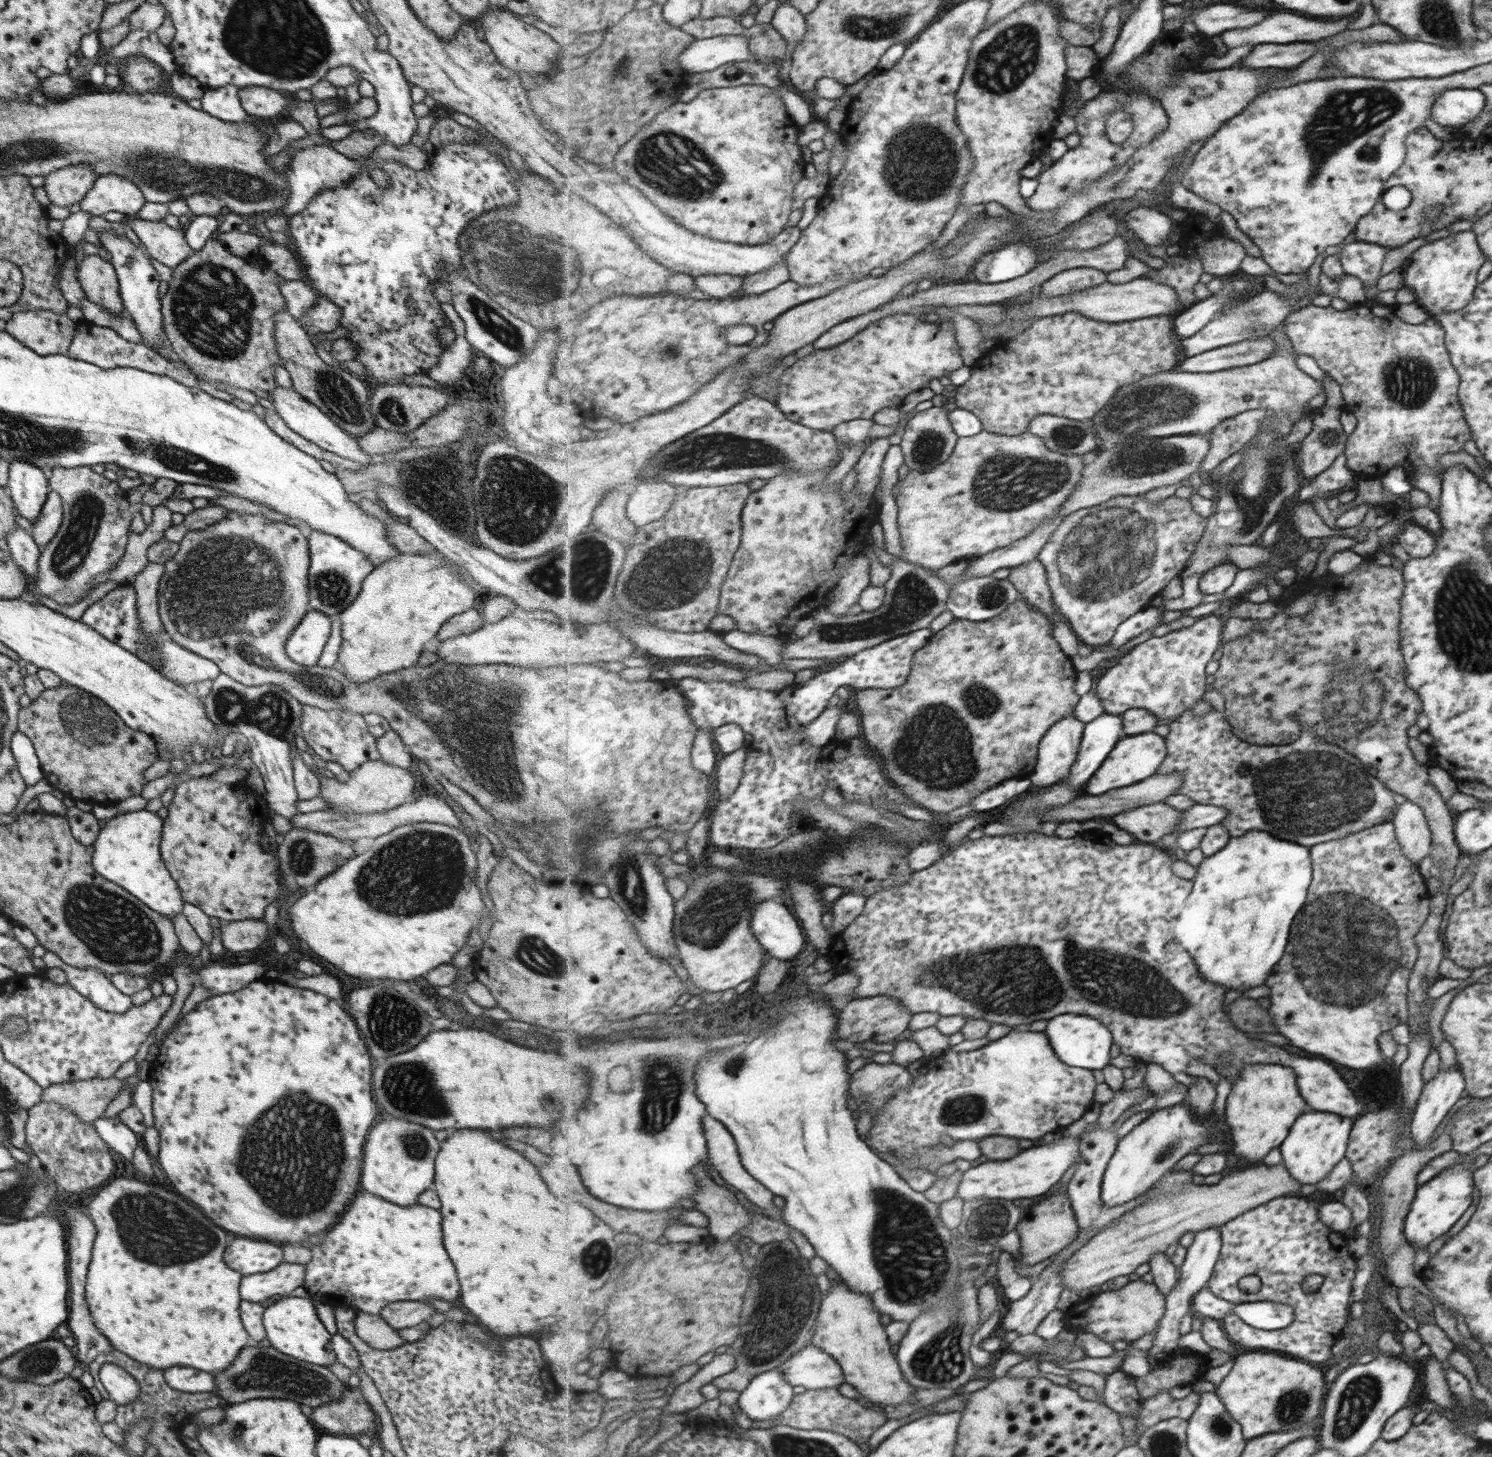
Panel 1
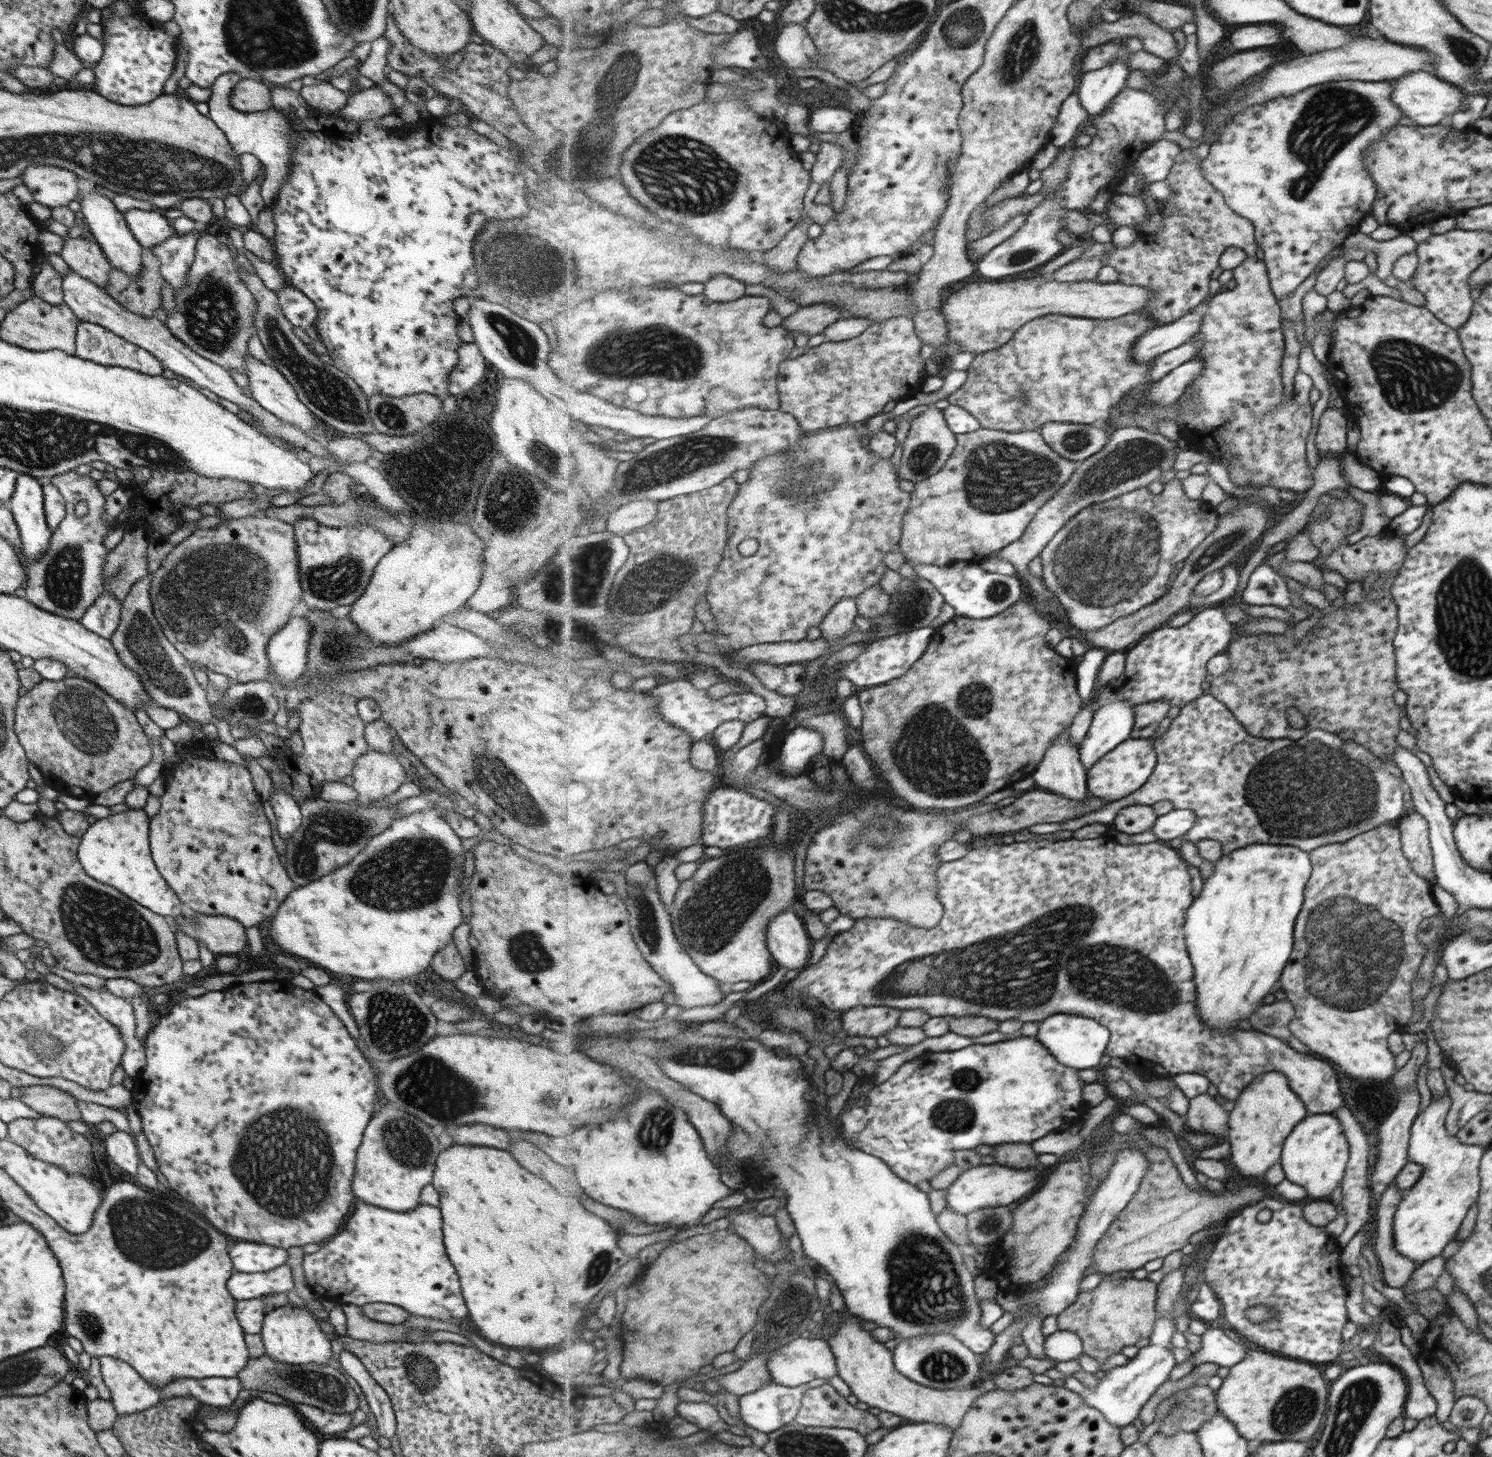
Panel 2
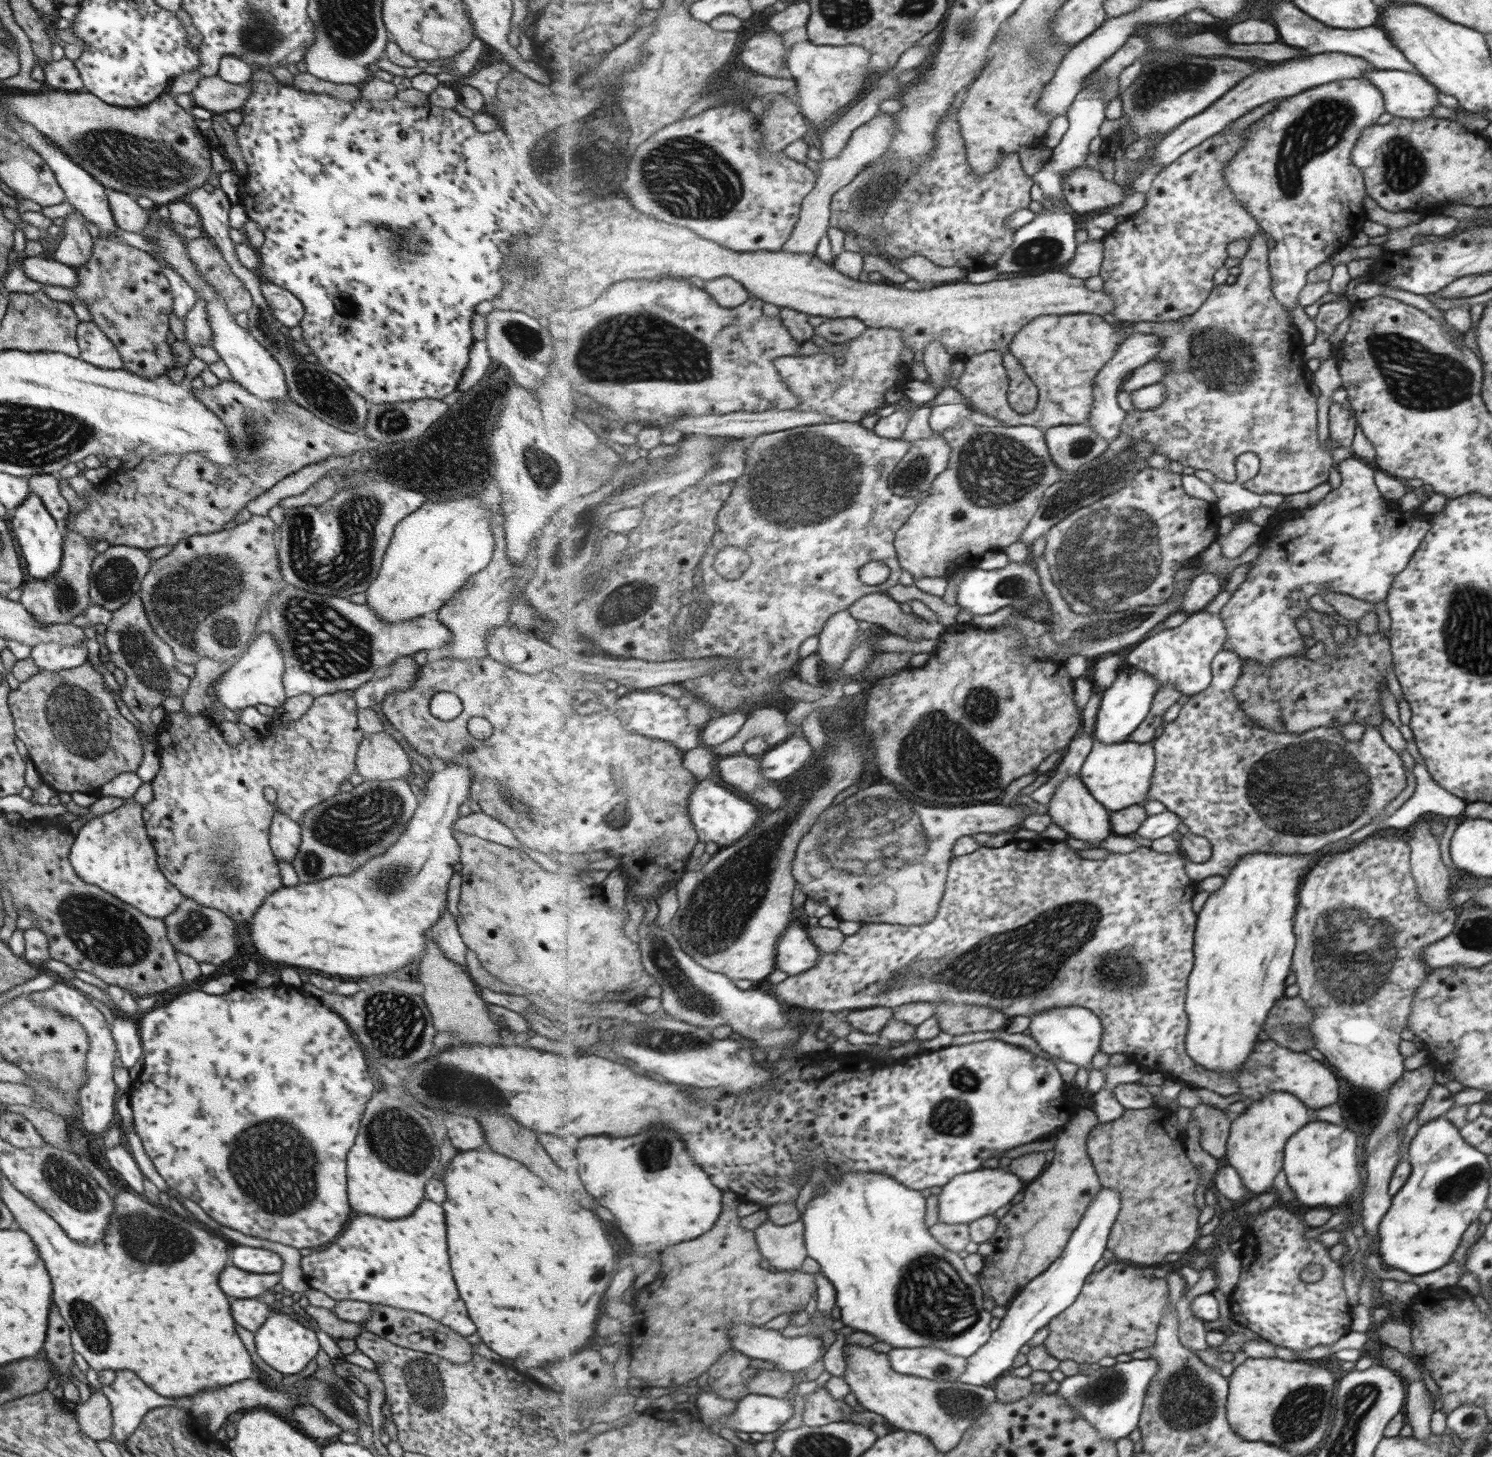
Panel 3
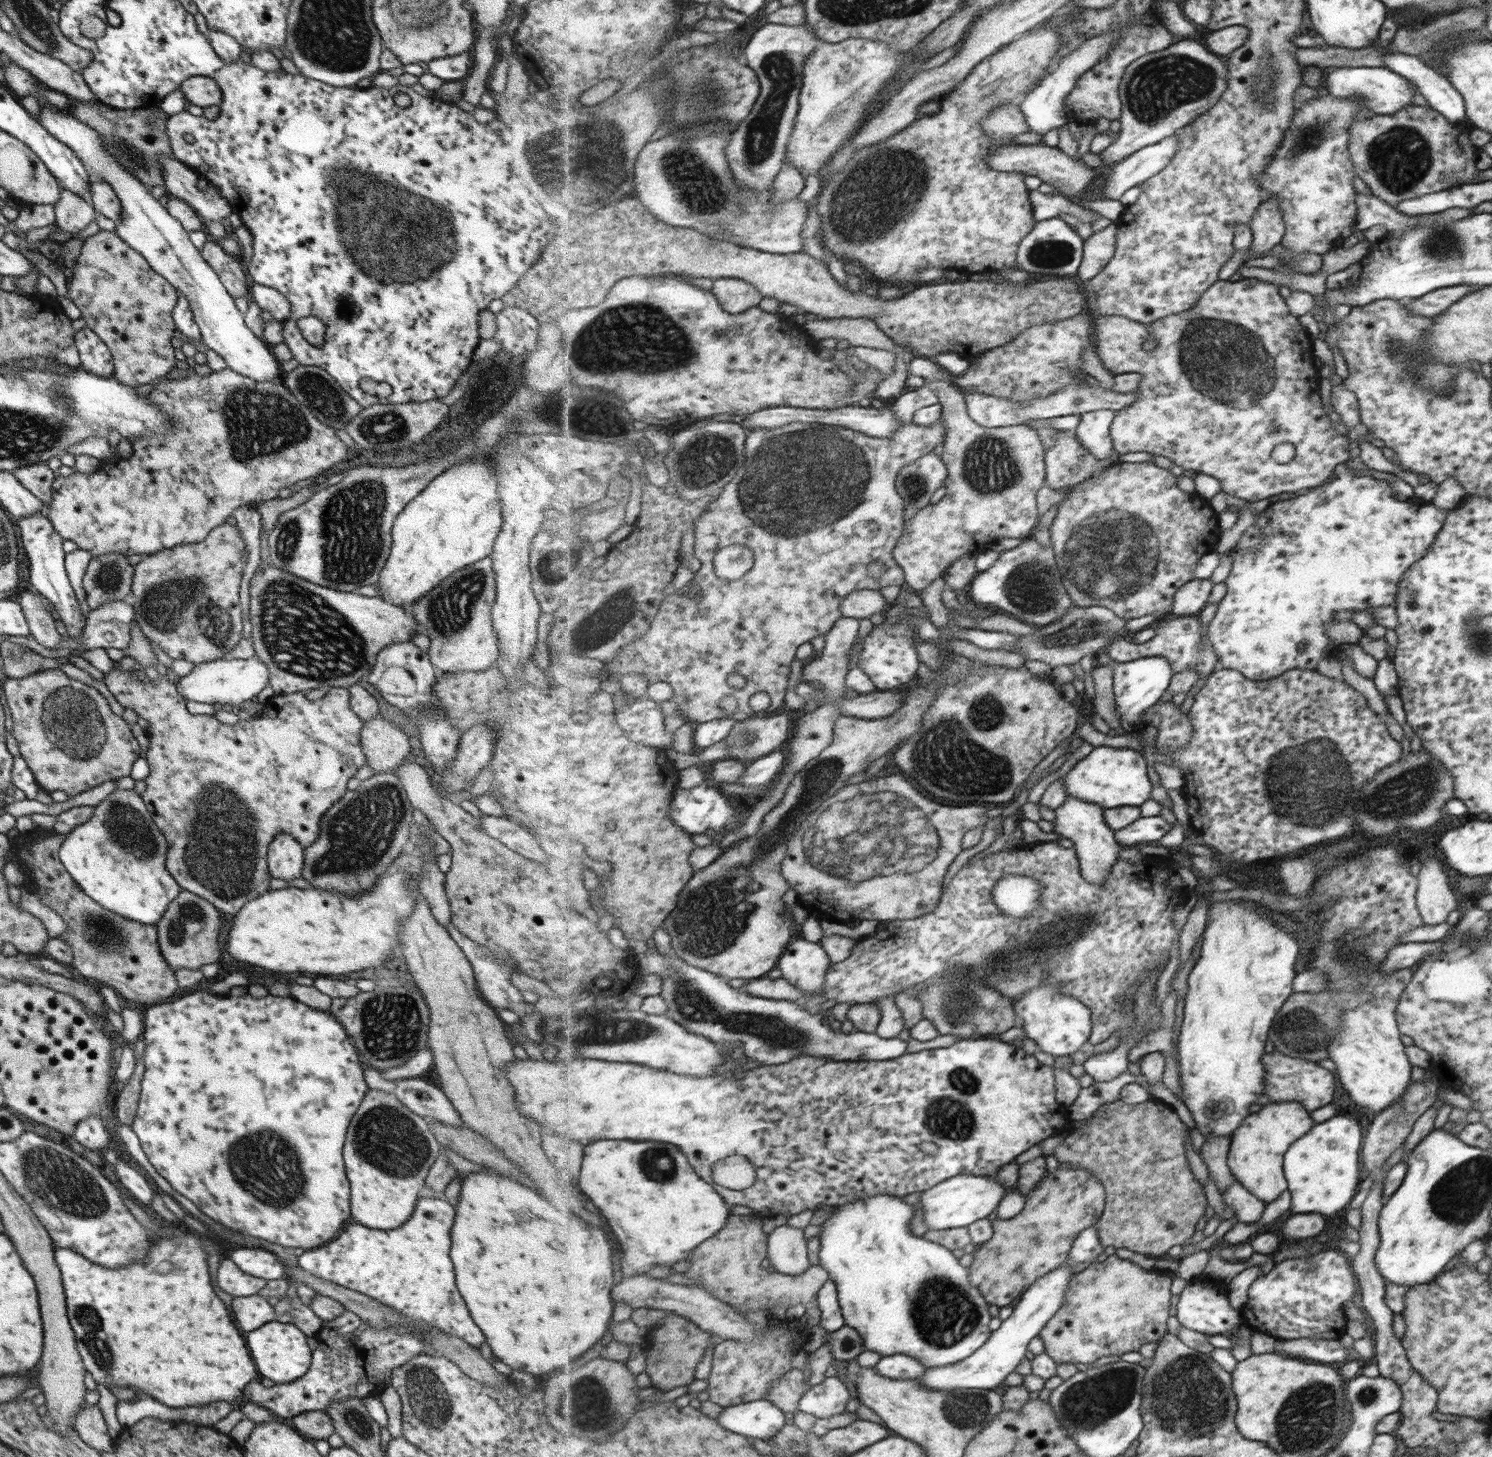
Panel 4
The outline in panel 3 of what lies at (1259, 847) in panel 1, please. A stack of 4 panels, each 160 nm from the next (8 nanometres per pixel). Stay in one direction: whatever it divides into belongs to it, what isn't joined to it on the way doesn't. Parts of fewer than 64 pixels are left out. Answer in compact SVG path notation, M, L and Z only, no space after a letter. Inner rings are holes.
M1415 762L1414 776L1416 788L1412 796L1396 810L1394 814L1379 823L1364 825L1363 829L1351 837L1331 842L1324 850L1316 854L1282 854L1282 853L1250 853L1242 857L1225 877L1223 887L1213 892L1200 911L1196 933L1196 966L1189 981L1187 1011L1191 1018L1191 1032L1187 1040L1187 1049L1195 1061L1210 1071L1219 1073L1237 1073L1250 1057L1256 1046L1256 1036L1262 1030L1262 1022L1266 1020L1268 1011L1276 1001L1285 997L1284 980L1290 974L1294 949L1298 948L1297 936L1292 932L1292 918L1298 906L1298 886L1306 868L1314 858L1322 854L1338 853L1341 848L1353 842L1364 841L1379 829L1403 829L1414 824L1418 816L1426 812L1455 817L1465 811L1467 801L1454 796L1442 788L1428 772L1427 766Z

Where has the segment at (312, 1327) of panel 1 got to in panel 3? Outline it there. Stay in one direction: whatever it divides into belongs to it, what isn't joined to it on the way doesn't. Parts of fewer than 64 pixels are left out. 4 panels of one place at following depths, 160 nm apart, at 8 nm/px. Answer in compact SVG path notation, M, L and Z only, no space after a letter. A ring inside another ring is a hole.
M281 1312L272 1314L255 1332L255 1346L258 1356L283 1375L298 1374L320 1350L315 1327L306 1327Z

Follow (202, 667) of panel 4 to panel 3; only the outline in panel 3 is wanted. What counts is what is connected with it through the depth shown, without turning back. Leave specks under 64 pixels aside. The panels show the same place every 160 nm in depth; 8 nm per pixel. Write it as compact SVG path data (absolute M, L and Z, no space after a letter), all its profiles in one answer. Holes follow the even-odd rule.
M263 629L263 632L249 643L249 647L235 664L228 667L227 671L210 685L213 686L214 694L223 707L231 711L256 707L257 705L267 705L276 709L284 705L285 699L288 698L283 683L284 671L285 660L281 646L272 633Z

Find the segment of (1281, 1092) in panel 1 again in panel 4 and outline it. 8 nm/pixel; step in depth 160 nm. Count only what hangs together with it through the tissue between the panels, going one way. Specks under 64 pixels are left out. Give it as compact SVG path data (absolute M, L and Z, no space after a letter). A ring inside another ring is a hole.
M1298 1102L1267 1103L1264 1108L1249 1115L1248 1122L1240 1126L1240 1132L1234 1132L1231 1136L1228 1166L1238 1183L1268 1205L1286 1190L1286 1178L1282 1172L1285 1152L1290 1144L1314 1126L1314 1122Z

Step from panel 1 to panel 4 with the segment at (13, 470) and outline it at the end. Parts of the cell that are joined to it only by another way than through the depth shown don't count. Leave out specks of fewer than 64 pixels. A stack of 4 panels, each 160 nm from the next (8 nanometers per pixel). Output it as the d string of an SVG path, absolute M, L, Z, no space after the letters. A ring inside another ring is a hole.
M44 512L19 518L18 528L20 528L20 540L22 540L22 546L24 546L24 552L26 552L30 561L30 584L57 610L60 620L67 628L68 636L76 639L81 644L79 650L88 650L88 648L83 648L81 638L87 621L80 610L78 599L76 599L74 590L68 580L68 575L66 575L66 569L64 569L66 552L62 549L63 538L56 532L50 519Z

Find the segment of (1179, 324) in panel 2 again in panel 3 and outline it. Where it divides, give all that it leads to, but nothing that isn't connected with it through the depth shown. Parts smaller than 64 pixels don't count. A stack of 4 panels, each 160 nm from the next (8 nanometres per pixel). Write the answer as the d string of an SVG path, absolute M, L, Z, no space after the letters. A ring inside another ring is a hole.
M1152 331L1148 333L1136 333L1128 337L1126 342L1122 344L1119 354L1116 355L1109 365L1104 368L1103 372L1097 378L1096 404L1095 410L1091 414L1091 420L1088 425L1093 426L1104 438L1113 443L1123 432L1123 424L1128 418L1129 412L1124 410L1118 402L1118 394L1123 390L1123 385L1135 370L1146 366L1150 362L1158 359L1158 355L1162 353L1162 346L1165 346L1165 338L1162 335L1154 334Z

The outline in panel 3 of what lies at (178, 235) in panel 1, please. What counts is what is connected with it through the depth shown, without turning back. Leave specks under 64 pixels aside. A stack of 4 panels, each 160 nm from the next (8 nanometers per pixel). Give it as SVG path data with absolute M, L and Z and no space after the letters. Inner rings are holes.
M106 188L112 218L125 232L142 235L150 223L150 209L143 209L136 199L118 190Z

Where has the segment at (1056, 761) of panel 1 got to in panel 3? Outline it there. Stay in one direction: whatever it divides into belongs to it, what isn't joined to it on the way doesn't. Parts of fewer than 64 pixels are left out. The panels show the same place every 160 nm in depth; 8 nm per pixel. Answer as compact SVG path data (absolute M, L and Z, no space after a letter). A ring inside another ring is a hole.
M1080 775L1066 777L1049 805L1048 813L1052 816L1053 821L1062 826L1071 837L1088 840L1093 846L1096 844L1094 848L1098 848L1100 842L1104 842L1108 836L1115 834L1112 816L1110 816L1112 811L1094 798L1094 794L1086 788L1082 780Z

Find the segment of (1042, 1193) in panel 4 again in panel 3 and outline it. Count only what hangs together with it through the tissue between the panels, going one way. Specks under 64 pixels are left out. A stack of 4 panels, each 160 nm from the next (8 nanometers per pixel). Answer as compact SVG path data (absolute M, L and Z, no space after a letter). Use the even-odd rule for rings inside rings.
M1094 1108L1080 1109L1059 1133L1054 1157L1043 1176L1024 1191L1022 1202L1001 1219L995 1239L990 1240L995 1252L984 1258L984 1269L978 1274L985 1294L996 1304L1009 1307L1025 1286L1063 1256L1090 1206L1105 1190L1102 1176L1089 1153L1089 1136L1101 1123Z

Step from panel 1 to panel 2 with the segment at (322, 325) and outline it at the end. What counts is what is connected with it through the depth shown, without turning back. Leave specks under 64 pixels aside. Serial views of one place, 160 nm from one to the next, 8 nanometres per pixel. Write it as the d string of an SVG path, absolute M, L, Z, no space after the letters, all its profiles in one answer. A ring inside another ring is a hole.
M286 286L284 289L276 291L276 296L278 296L280 308L294 326L305 331L314 326L319 315L318 307L310 298L306 298L300 290Z

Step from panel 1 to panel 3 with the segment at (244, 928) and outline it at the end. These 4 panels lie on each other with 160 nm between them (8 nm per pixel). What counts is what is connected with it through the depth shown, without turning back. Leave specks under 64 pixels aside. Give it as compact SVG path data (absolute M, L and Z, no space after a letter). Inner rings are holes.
M184 898L178 908L163 918L168 929L168 938L175 946L175 949L184 954L190 955L198 962L211 962L218 966L228 958L234 956L236 952L236 942L234 942L234 932L236 926L234 921L221 910L200 906L191 898Z

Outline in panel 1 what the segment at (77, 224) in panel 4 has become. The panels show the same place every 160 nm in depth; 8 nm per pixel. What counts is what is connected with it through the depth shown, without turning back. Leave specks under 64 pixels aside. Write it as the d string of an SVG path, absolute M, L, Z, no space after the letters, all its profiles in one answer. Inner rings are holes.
M85 254L77 268L77 280L86 298L113 314L124 311L117 274L110 261L102 255Z

